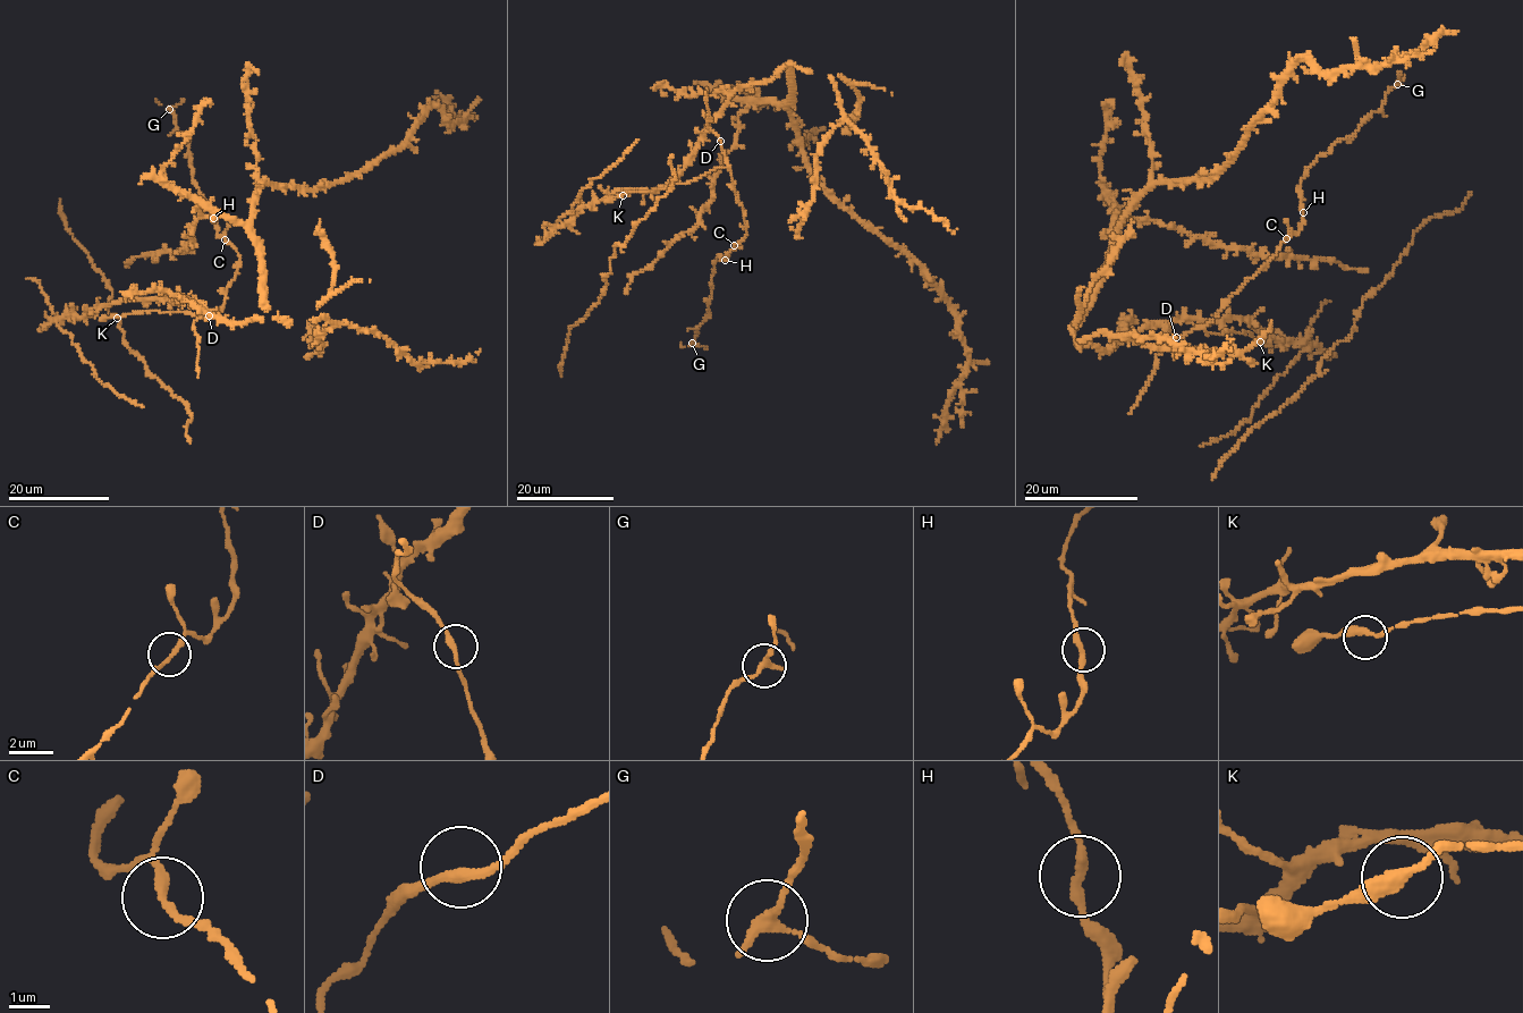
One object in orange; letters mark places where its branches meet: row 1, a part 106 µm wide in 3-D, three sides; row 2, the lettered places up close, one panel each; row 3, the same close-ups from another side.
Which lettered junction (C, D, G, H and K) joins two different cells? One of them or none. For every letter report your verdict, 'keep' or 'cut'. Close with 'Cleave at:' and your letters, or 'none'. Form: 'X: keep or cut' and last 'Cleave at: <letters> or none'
C: keep
D: keep
G: keep
H: keep
K: keep
Cleave at: none

